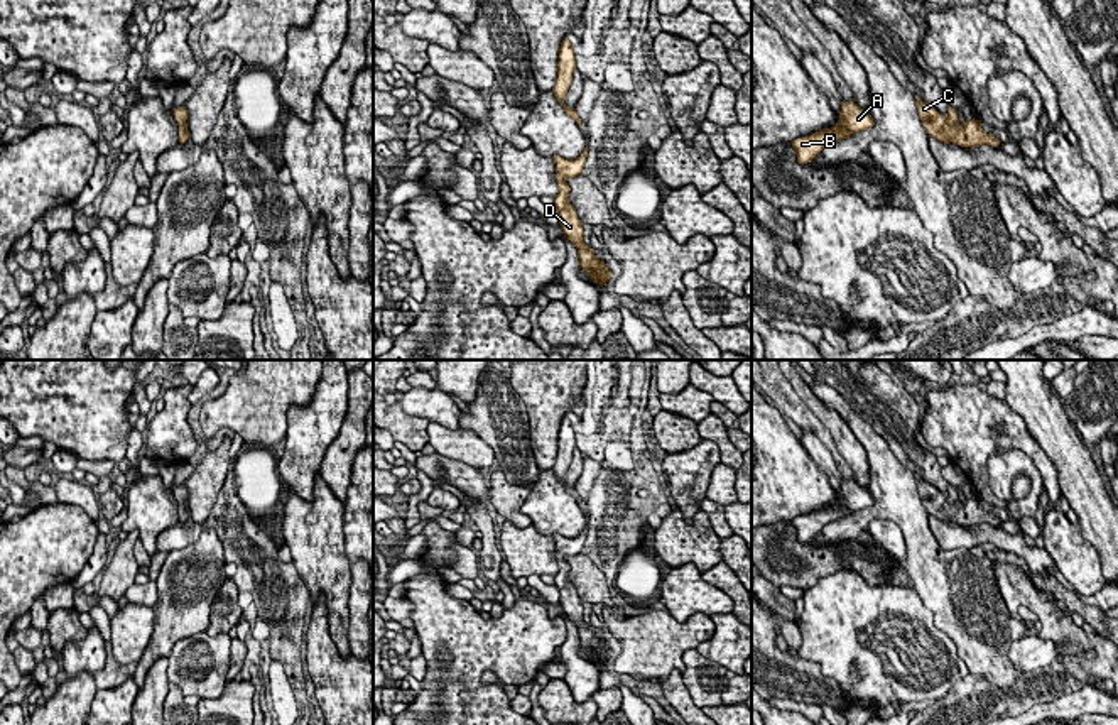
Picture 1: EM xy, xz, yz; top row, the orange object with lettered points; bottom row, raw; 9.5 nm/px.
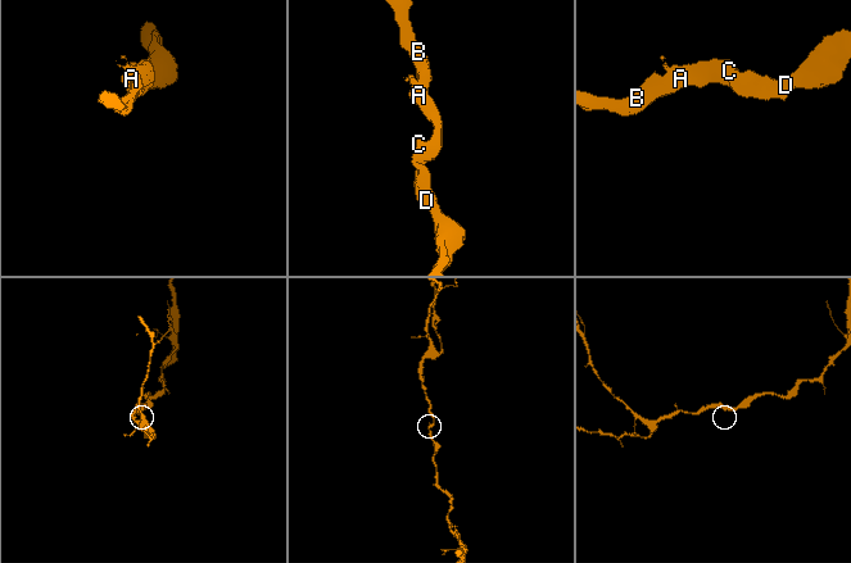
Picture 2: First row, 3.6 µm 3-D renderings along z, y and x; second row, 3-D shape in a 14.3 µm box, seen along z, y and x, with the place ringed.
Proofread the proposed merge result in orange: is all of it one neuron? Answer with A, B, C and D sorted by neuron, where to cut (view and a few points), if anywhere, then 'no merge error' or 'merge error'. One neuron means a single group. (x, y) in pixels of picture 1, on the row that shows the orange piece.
groups A B C D; cut none; no merge error

